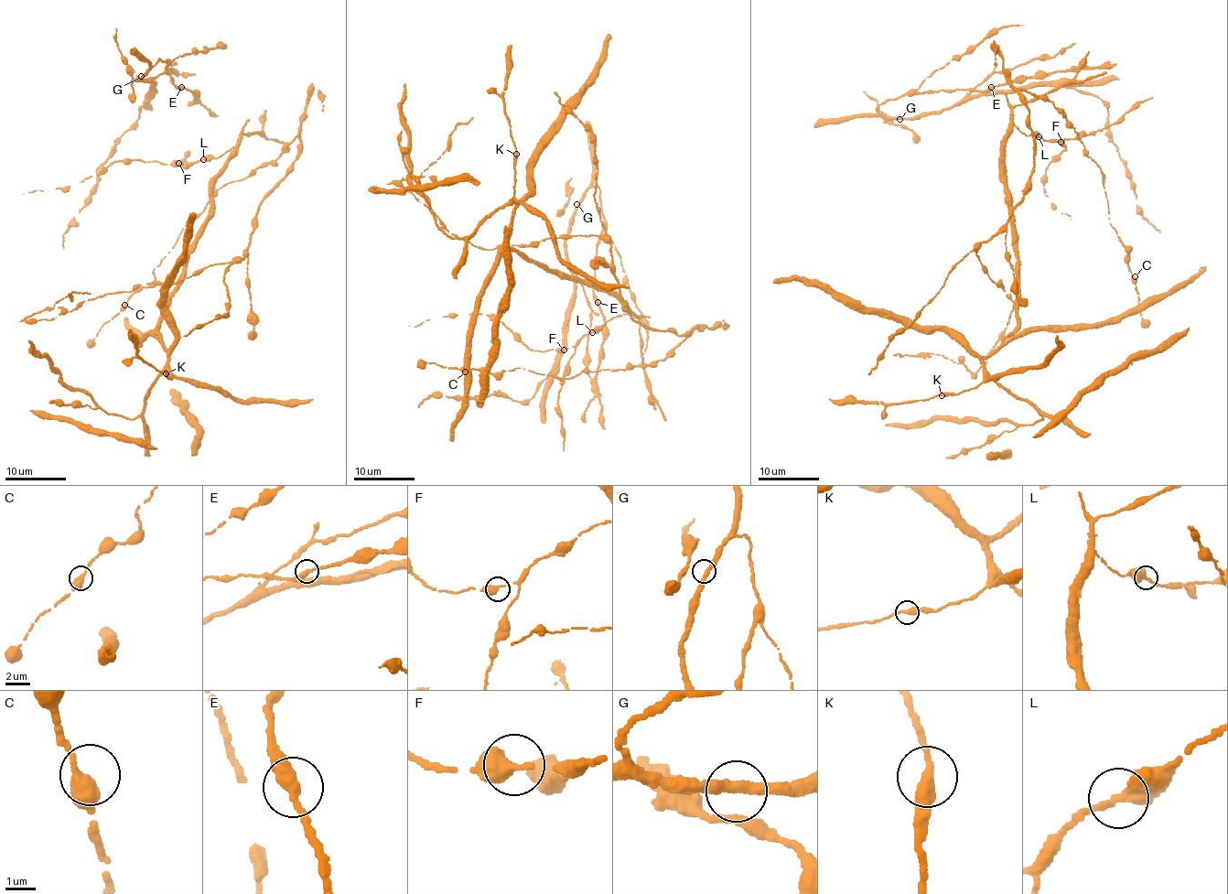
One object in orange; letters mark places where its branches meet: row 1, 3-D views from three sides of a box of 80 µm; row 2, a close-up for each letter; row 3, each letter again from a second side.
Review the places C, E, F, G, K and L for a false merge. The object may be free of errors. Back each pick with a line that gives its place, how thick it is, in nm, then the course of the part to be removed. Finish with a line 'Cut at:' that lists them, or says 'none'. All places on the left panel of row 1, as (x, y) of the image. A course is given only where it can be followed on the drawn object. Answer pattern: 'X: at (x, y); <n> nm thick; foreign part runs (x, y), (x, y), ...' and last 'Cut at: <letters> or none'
Cut at: none

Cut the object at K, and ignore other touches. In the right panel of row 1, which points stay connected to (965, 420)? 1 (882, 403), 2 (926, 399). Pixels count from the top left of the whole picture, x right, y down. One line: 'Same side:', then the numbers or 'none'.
Same side: none

